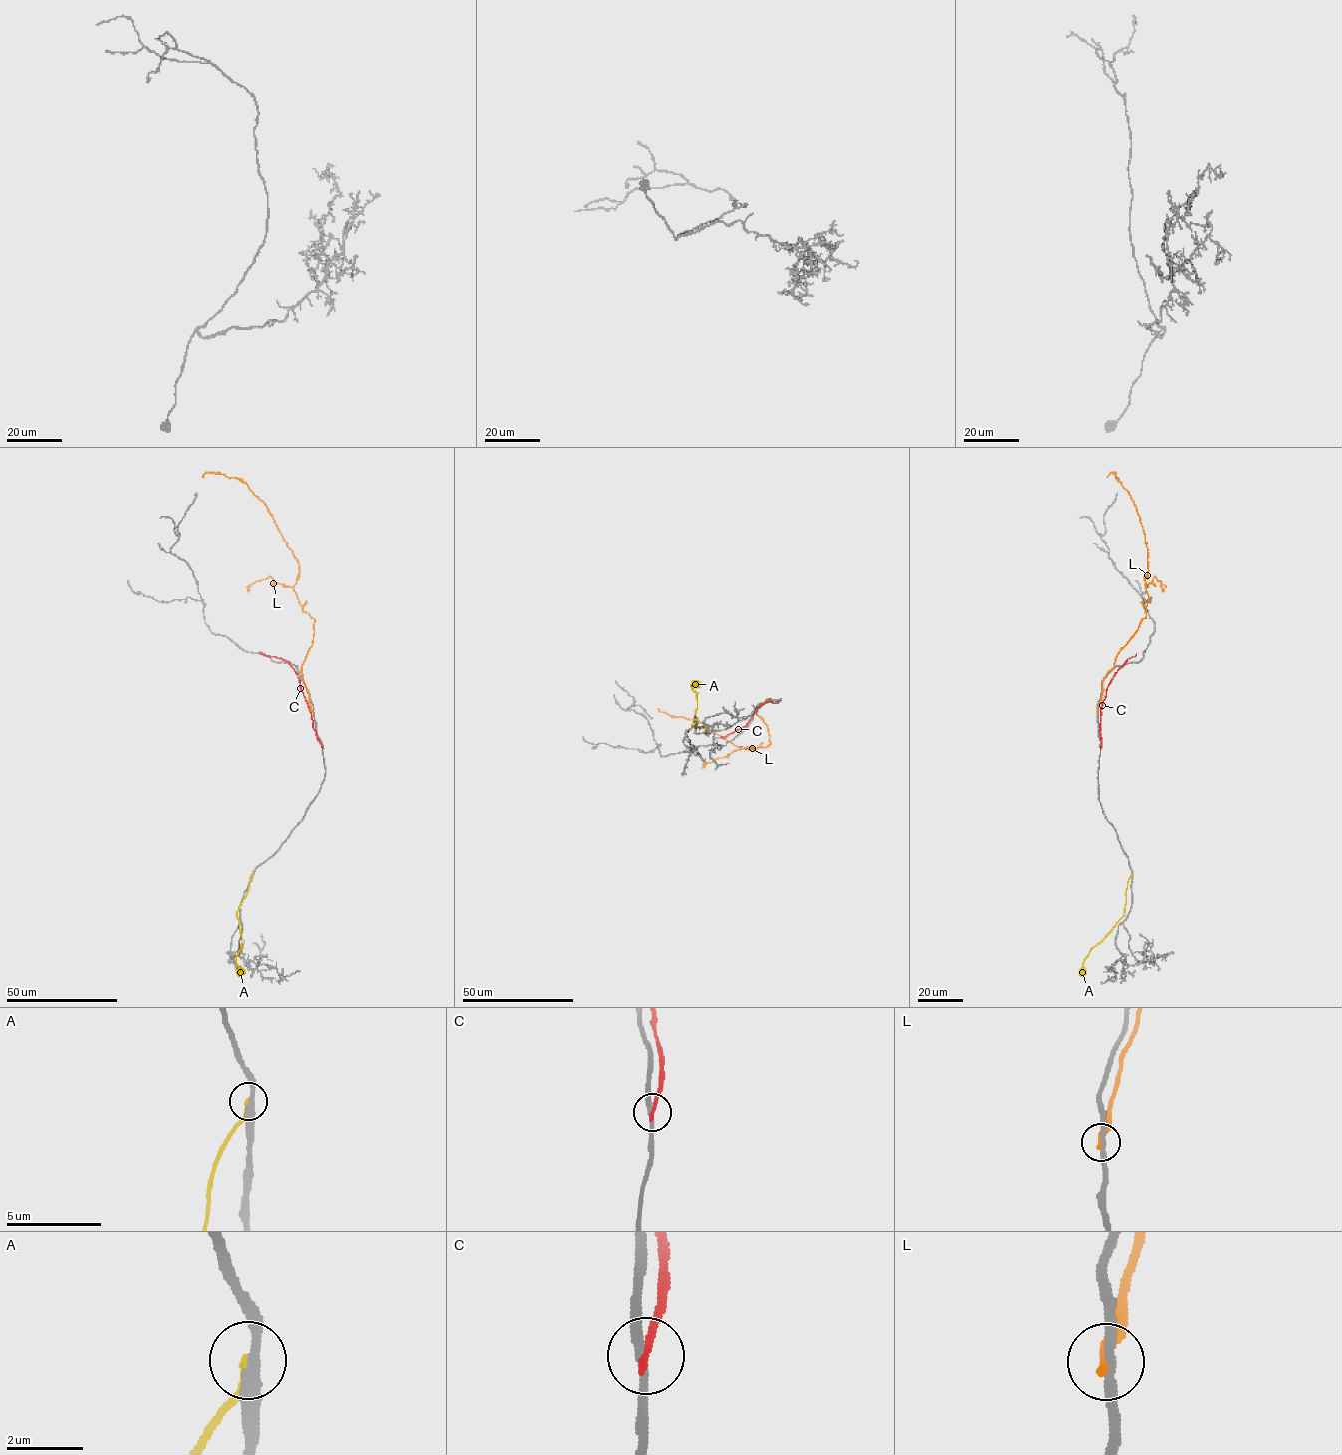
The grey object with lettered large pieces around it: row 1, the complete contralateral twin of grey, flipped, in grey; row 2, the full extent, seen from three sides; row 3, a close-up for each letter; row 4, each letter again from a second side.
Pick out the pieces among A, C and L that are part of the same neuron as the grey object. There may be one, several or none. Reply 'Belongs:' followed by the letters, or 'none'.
Belongs: A

